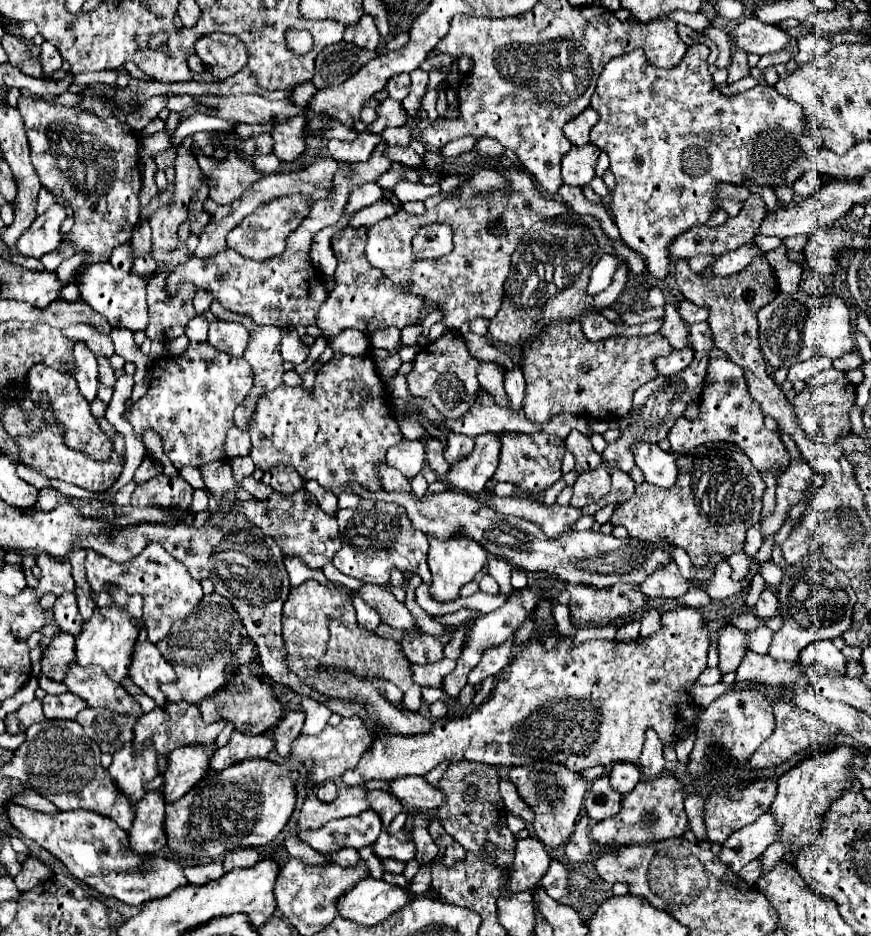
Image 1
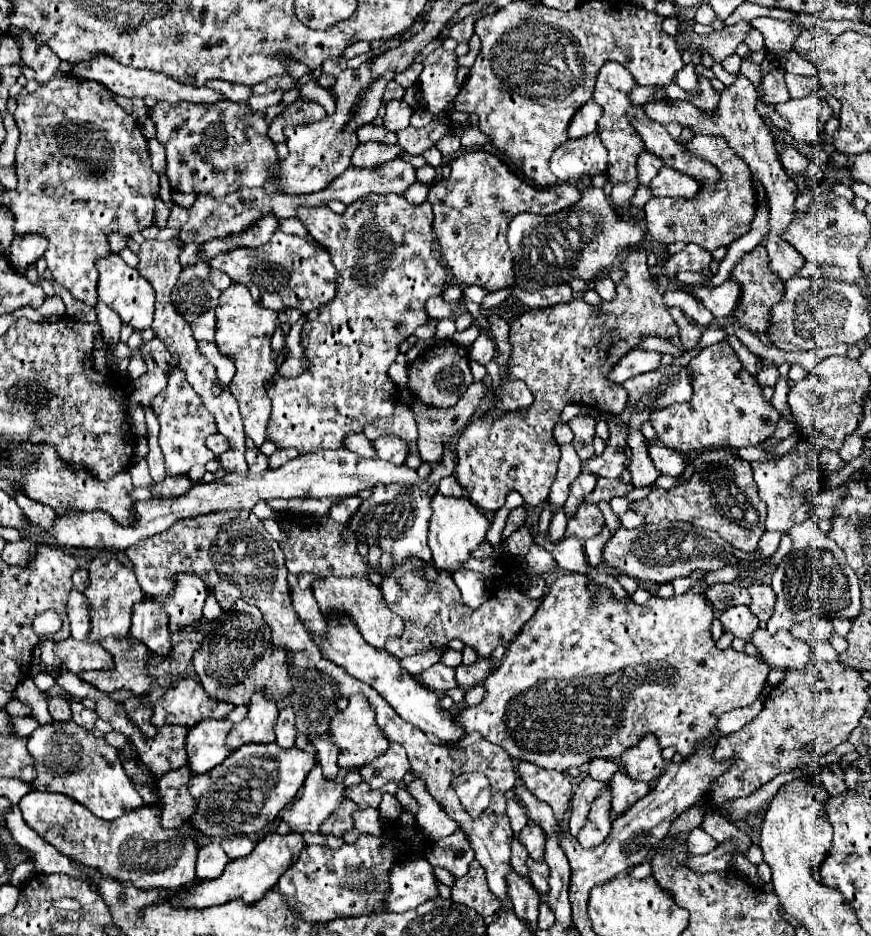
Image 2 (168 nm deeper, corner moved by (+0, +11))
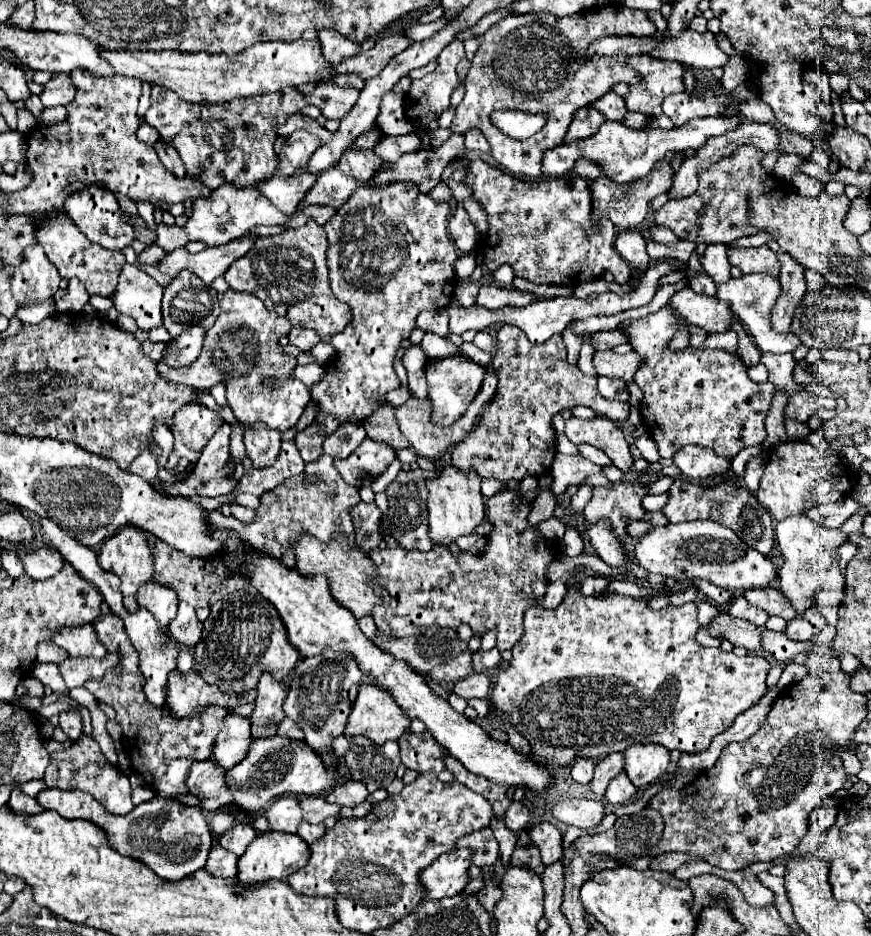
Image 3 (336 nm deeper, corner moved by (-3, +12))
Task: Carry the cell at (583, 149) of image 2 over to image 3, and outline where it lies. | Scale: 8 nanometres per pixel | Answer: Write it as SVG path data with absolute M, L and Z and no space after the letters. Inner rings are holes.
M738 114L732 116L714 116L714 118L698 118L698 120L690 120L690 124L684 124L682 128L672 128L672 130L660 130L660 128L652 128L652 130L630 130L618 122L604 122L600 126L600 130L588 138L588 140L574 140L568 144L560 144L552 150L544 152L542 158L542 174L548 178L558 178L564 176L566 172L572 170L574 162L584 156L590 158L594 162L602 162L604 164L604 174L610 176L614 182L630 182L630 180L642 179L650 168L662 158L666 156L666 152L682 152L682 150L698 150L706 144L708 138L712 136L720 136L726 132L736 130L742 124L742 118Z

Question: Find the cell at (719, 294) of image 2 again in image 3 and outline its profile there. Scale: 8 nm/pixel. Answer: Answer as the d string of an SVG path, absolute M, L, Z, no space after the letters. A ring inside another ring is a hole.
M746 274L742 278L732 278L726 284L720 284L716 288L716 298L722 302L728 302L730 308L734 310L736 318L746 326L746 332L754 338L756 346L762 352L772 352L772 354L782 354L782 352L794 352L800 346L798 336L788 334L788 336L780 336L776 332L770 332L770 308L774 306L774 300L782 294L782 284L776 276L768 276L768 274Z

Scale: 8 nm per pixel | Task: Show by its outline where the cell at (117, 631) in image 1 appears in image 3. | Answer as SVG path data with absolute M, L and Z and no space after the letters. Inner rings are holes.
M124 526L118 534L114 534L110 540L104 542L100 554L98 554L98 562L104 570L108 572L114 572L116 576L122 578L122 594L124 594L124 604L130 612L134 612L138 608L138 602L136 602L136 594L138 594L138 588L148 582L154 574L154 554L152 554L152 546L150 546L150 540L142 534L140 528L136 526Z

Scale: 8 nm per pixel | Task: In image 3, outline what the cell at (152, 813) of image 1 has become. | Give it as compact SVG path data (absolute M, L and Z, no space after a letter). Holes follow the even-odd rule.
M214 760L192 764L188 786L190 786L190 794L204 796L202 810L216 812L218 808L228 808L234 802L232 792L224 780L224 774L226 770Z

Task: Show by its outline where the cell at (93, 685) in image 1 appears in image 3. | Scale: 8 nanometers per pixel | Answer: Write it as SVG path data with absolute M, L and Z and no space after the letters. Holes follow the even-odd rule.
M92 624L64 626L54 634L54 642L64 648L70 656L106 656L106 648L100 644Z

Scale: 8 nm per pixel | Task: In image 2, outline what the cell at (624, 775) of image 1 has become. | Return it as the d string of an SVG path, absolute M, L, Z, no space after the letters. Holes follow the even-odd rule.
M595 759L589 765L589 775L597 781L611 781L617 771L621 771L621 765L611 759Z

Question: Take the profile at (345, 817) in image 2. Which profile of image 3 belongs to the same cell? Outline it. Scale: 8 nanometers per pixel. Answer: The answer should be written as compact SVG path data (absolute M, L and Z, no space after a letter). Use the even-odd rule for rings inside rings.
M300 796L298 800L302 816L312 824L322 824L326 818L340 814L340 806L326 802L322 796Z

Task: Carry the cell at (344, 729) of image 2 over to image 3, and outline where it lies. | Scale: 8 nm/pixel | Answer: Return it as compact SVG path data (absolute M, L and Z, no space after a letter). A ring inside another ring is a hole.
M372 682L360 684L356 704L350 712L346 734L364 734L376 744L398 740L410 728L410 718L394 702L388 690Z

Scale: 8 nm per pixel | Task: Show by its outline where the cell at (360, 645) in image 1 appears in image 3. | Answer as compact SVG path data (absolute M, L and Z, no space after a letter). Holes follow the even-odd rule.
M302 532L302 536L294 540L294 556L296 556L296 568L300 572L306 572L306 576L324 572L330 584L330 594L338 604L348 608L354 614L354 618L370 616L374 604L386 604L386 600L390 600L386 592L382 592L382 596L376 596L372 588L366 584L366 578L374 576L372 560L360 546L356 546L356 542L348 542L344 534L334 534L328 542L320 542L312 534ZM312 560L318 560L318 562L312 566Z

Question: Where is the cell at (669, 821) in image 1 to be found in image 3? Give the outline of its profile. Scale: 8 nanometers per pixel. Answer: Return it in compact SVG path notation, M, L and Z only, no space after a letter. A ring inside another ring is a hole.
M620 772L606 788L606 800L610 804L628 804L628 802L634 802L636 800L636 786L630 782L630 778L626 776L626 772Z

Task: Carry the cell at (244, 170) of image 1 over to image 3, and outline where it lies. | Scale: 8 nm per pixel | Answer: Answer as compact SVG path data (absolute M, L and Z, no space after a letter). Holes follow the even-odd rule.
M396 182L380 188L356 188L352 196L340 206L330 222L324 224L330 248L328 248L328 268L330 268L330 286L338 300L346 302L352 308L352 322L344 332L332 336L334 358L326 364L326 376L318 382L310 394L312 400L320 404L318 418L324 426L308 426L304 432L298 432L294 442L304 458L304 462L316 460L322 454L322 440L346 422L360 424L374 410L384 404L384 394L398 388L400 380L392 368L394 356L400 348L400 342L410 336L416 328L416 316L424 310L446 308L454 292L454 260L458 258L456 246L448 234L450 204L438 202L428 194L420 192L414 182Z

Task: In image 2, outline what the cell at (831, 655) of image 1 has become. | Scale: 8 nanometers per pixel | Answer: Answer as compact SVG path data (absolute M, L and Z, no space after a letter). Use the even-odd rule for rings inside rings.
M811 617L811 619L795 625L795 629L791 629L791 635L805 643L813 643L813 641L825 643L833 635L833 625L825 617Z

